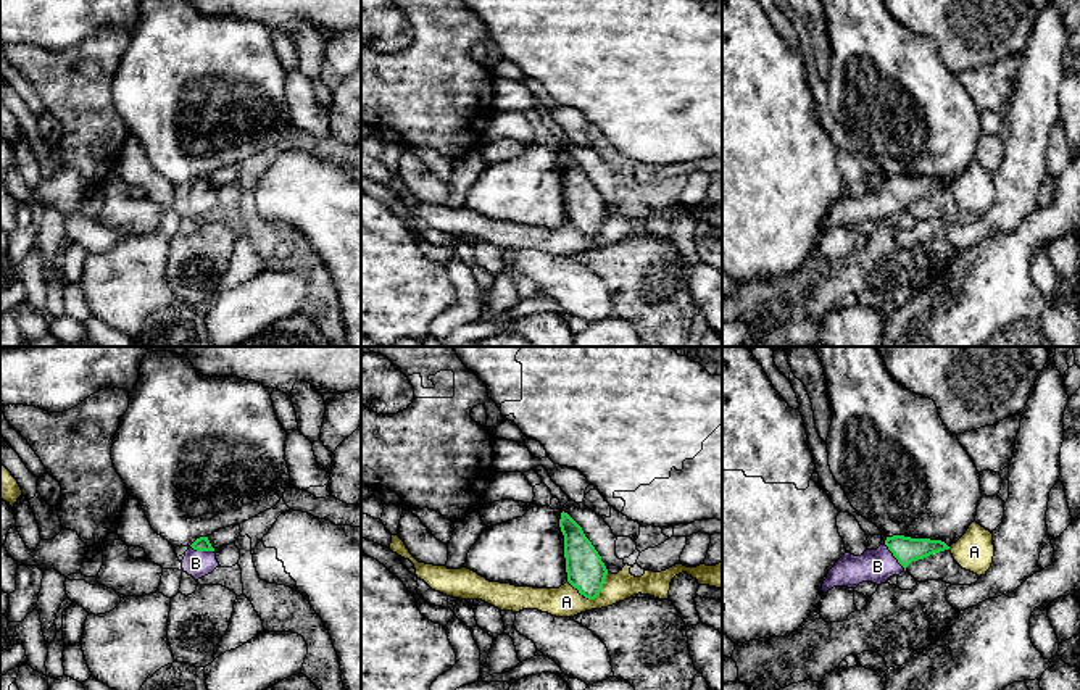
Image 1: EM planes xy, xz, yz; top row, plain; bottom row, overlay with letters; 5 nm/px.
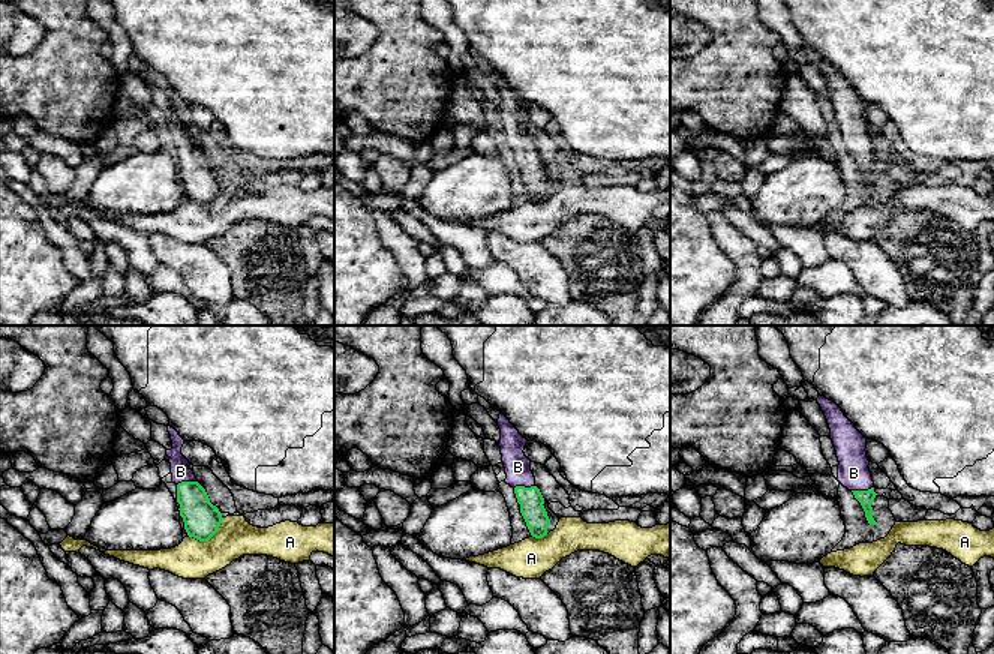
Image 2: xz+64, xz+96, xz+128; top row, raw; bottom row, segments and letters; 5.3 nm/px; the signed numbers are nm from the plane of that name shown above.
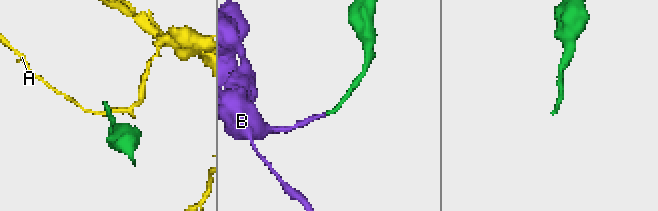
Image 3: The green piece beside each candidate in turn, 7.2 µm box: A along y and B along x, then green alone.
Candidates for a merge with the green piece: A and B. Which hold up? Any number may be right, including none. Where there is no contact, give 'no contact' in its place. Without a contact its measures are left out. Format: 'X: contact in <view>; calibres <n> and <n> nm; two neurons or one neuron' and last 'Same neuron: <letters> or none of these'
A: contact in xz; calibres 190 and 160 nm; two neurons
B: contact in yz; calibres 130 and 170 nm; one neuron
Same neuron: B

